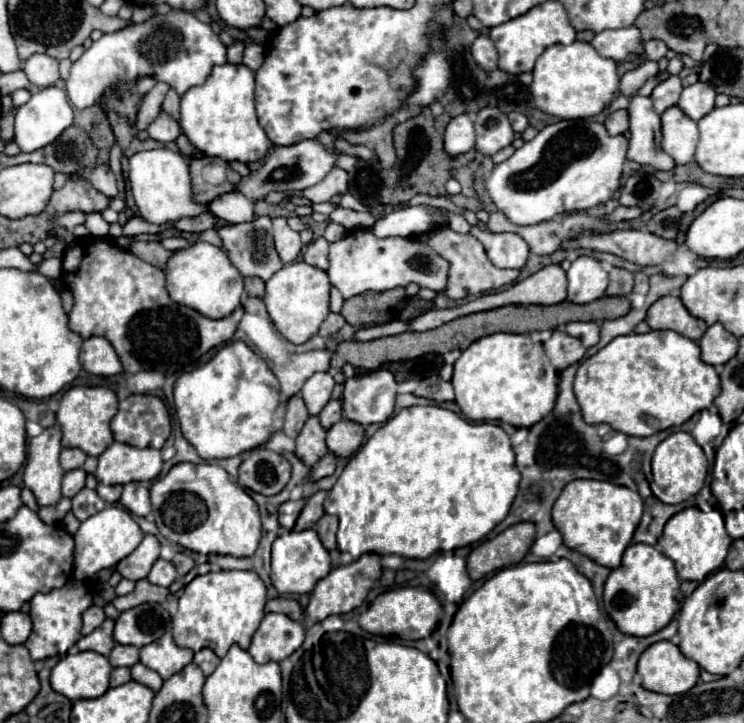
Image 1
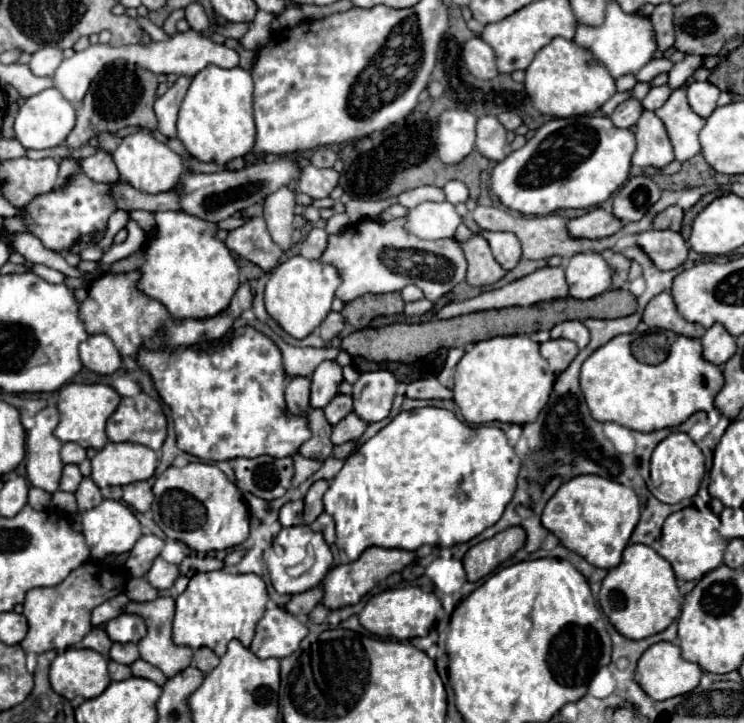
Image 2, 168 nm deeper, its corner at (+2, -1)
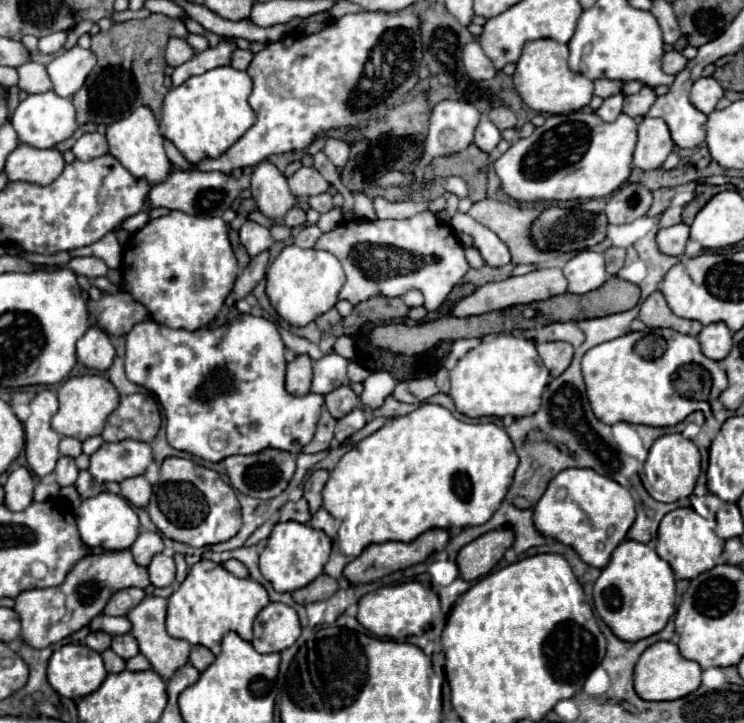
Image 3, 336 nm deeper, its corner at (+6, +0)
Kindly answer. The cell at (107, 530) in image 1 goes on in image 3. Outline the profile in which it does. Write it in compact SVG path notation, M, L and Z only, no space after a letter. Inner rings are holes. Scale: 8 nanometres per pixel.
M101 492L95 498L87 498L81 502L81 506L75 510L77 516L77 526L81 540L87 546L101 546L105 550L125 550L129 548L135 538L139 536L139 518L133 512L133 508L127 504L125 498L111 494L111 492Z

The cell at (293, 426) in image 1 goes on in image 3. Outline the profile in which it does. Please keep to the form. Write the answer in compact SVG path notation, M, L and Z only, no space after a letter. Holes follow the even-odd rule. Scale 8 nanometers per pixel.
M299 354L287 364L287 392L303 396L311 390L311 380L313 380L311 362L313 360L307 354Z

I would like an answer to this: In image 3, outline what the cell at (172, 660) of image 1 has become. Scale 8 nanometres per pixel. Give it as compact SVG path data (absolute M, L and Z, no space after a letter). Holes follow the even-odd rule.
M147 596L143 598L143 602L139 602L129 614L127 618L131 620L133 628L131 634L137 638L139 642L139 650L141 654L151 662L153 670L163 678L169 680L177 668L185 666L189 660L189 652L191 646L187 640L179 640L179 638L171 638L165 630L165 616L167 616L167 600L165 598L157 598L157 596Z

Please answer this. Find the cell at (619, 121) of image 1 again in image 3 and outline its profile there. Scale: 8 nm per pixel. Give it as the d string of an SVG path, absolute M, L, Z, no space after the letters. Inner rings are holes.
M643 86L641 92L633 94L633 96L625 96L625 104L623 104L623 112L629 114L631 118L637 116L645 116L649 112L649 108L655 102L655 90L651 86Z

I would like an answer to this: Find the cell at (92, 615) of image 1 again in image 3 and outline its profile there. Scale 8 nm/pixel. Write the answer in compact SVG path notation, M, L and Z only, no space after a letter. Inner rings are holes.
M141 588L119 590L119 594L115 594L115 598L111 598L111 602L105 606L103 614L125 616L125 614L127 614L131 608L135 608L143 598L145 598L145 592L143 592Z

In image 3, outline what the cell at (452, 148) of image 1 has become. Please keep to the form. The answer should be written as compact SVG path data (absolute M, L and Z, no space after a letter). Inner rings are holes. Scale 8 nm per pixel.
M443 100L433 108L429 134L425 142L425 160L447 156L467 148L473 142L473 132L479 124L479 110L469 102Z

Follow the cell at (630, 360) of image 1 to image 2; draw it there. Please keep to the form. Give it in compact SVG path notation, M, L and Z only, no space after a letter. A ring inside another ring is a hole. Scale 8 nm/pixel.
M671 331L665 333L669 355L659 365L639 363L631 353L633 335L617 335L589 355L581 367L581 391L595 421L613 421L631 431L651 433L665 427L679 427L695 411L711 411L723 387L717 365L701 357L701 343Z

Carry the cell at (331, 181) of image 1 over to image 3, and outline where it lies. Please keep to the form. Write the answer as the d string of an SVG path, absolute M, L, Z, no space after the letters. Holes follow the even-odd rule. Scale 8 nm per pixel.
M299 168L291 178L287 178L291 194L297 198L309 198L321 192L327 192L329 182L315 168Z

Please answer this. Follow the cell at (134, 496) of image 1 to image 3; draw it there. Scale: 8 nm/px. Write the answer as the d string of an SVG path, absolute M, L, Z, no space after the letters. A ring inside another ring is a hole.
M133 476L121 482L121 496L133 506L147 506L151 498L151 484L145 476Z

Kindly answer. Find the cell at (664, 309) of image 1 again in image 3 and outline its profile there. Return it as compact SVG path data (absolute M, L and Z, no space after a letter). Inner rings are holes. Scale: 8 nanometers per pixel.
M657 290L653 292L643 304L641 304L641 312L639 312L639 318L649 326L649 328L671 328L671 330L677 330L681 334L689 334L689 336L697 336L699 330L703 328L697 320L687 320L687 318L679 318L675 316L663 294Z

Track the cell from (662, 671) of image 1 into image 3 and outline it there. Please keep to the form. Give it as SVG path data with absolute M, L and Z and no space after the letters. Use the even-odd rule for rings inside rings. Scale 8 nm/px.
M655 642L649 646L637 666L635 666L635 692L639 698L649 702L665 702L665 700L677 700L691 692L695 692L701 686L701 666L693 660L687 660L681 656L677 644L673 642Z

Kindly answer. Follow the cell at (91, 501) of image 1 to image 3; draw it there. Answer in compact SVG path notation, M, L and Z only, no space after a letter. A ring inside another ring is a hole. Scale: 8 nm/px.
M81 470L79 472L79 478L75 482L75 488L81 494L81 498L91 498L91 496L103 492L103 486L87 470Z

